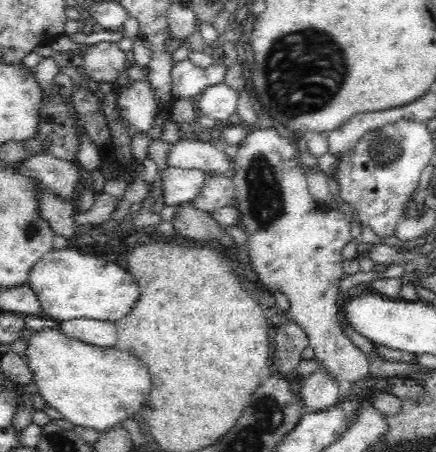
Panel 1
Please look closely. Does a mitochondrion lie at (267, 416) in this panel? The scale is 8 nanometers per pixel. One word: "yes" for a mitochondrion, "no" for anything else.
yes

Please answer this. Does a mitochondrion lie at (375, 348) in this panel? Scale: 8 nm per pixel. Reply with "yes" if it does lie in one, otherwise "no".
no

